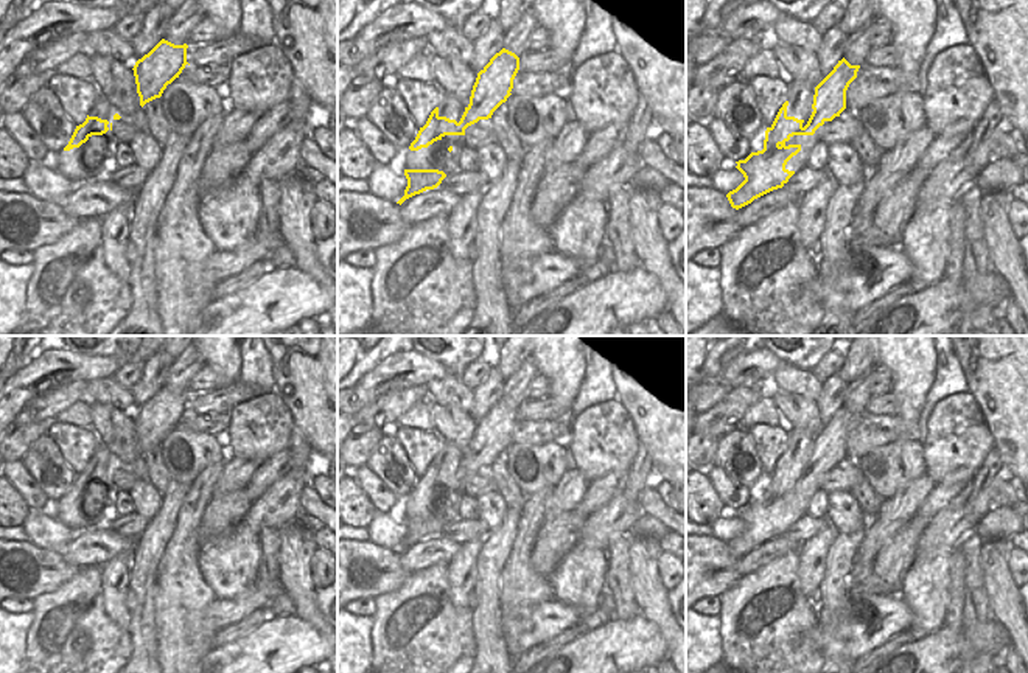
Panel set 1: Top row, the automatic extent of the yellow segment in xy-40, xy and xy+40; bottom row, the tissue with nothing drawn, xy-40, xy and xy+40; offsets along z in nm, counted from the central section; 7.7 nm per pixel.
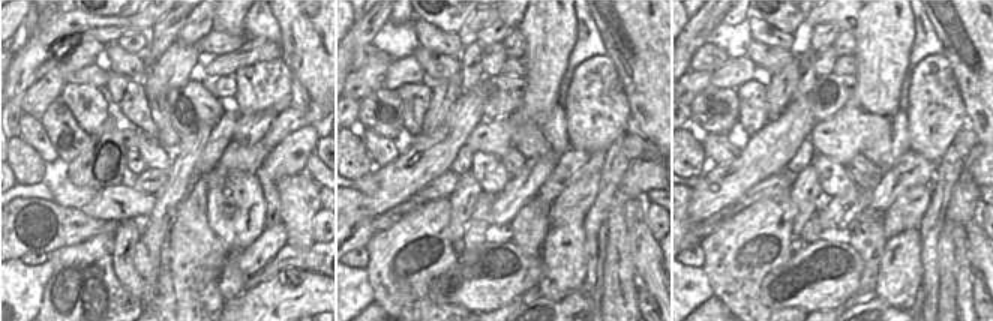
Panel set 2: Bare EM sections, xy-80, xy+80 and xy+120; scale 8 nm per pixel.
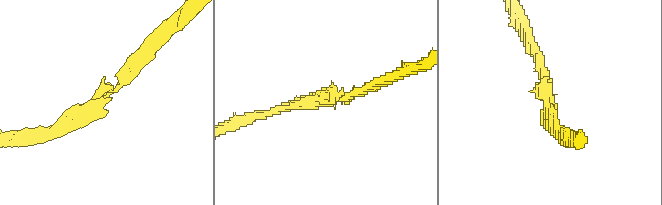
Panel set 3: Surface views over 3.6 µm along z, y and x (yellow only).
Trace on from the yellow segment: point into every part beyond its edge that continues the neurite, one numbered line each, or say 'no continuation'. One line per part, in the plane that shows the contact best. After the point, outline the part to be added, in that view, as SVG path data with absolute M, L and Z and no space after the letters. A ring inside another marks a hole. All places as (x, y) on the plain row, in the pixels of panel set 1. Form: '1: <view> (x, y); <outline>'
no continuation

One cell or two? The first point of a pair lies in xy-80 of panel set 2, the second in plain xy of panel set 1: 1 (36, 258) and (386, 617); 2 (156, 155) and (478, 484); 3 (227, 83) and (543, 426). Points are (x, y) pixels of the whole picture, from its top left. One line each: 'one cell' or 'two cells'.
1: two cells
2: two cells
3: one cell

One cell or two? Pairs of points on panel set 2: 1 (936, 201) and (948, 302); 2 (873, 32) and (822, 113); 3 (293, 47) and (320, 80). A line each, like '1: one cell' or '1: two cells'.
1: two cells
2: two cells
3: one cell

